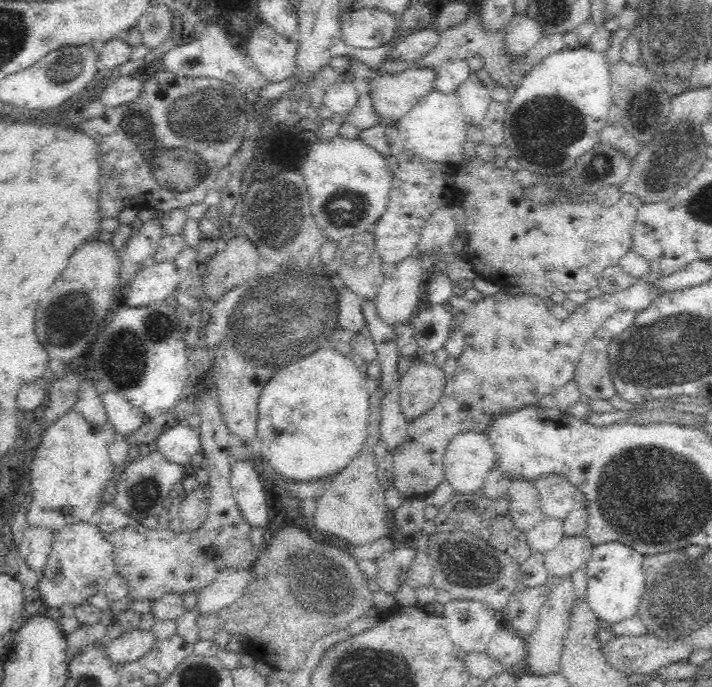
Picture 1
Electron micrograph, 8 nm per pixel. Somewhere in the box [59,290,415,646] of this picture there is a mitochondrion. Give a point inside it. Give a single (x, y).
(340, 579)

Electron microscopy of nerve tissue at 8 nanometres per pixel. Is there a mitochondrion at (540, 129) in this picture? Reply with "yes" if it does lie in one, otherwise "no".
yes

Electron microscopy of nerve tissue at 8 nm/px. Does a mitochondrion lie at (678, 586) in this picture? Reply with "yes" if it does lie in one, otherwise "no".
yes

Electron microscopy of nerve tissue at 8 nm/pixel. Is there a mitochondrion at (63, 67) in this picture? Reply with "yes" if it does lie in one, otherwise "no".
yes

